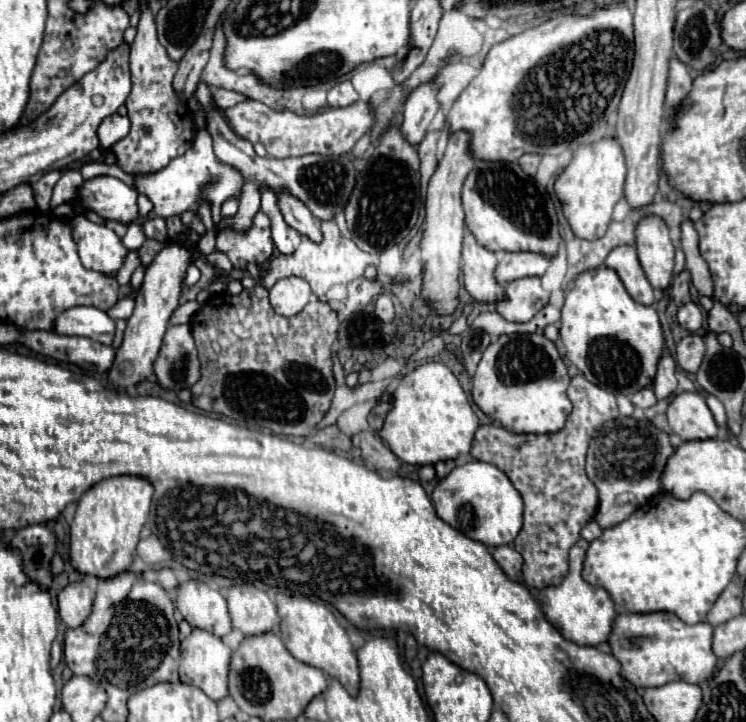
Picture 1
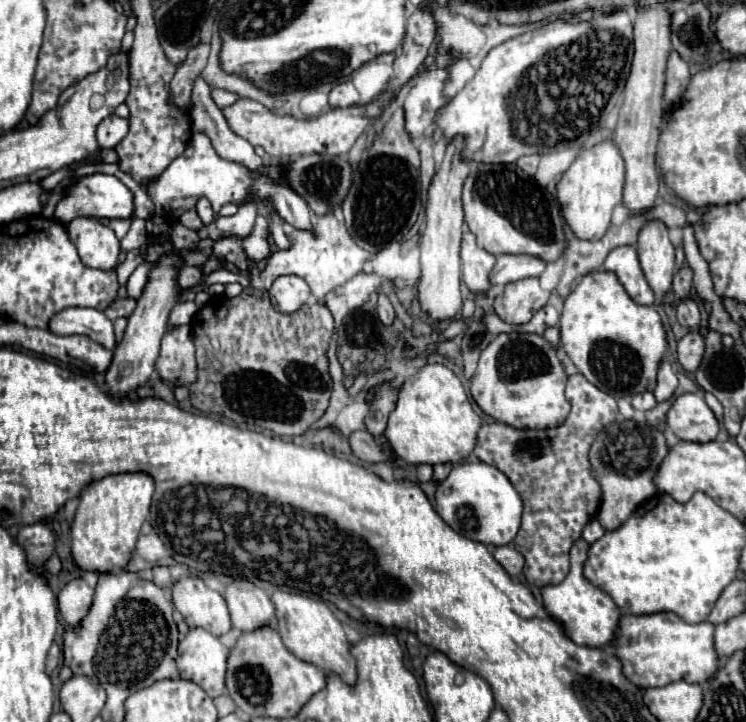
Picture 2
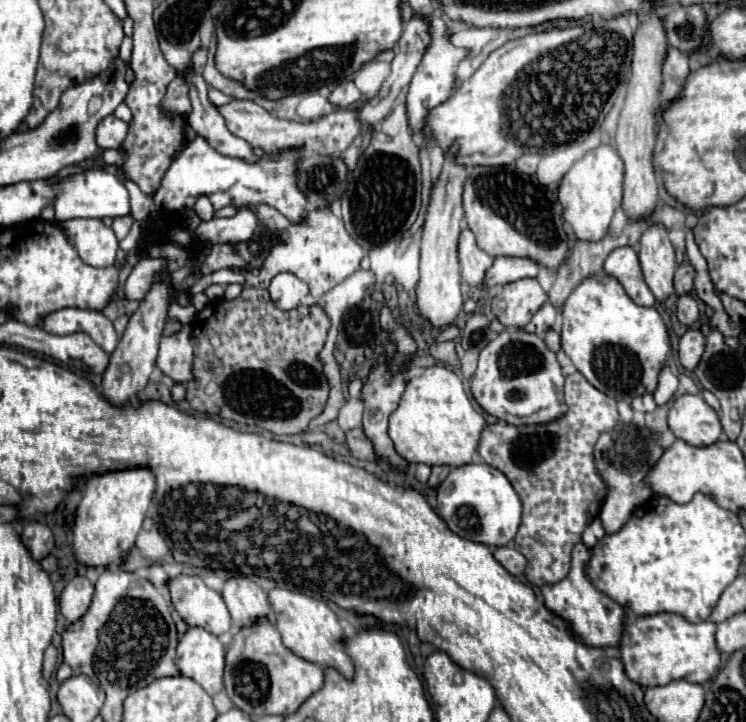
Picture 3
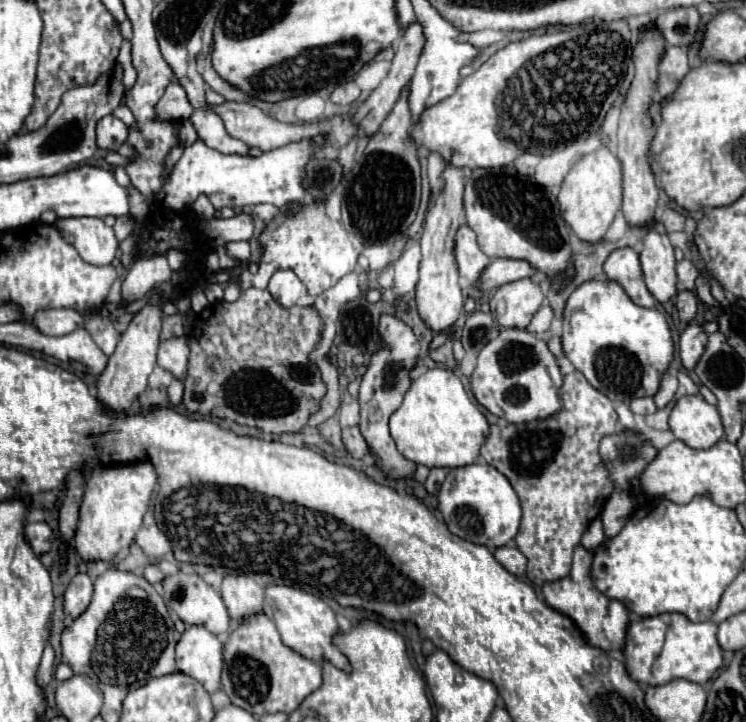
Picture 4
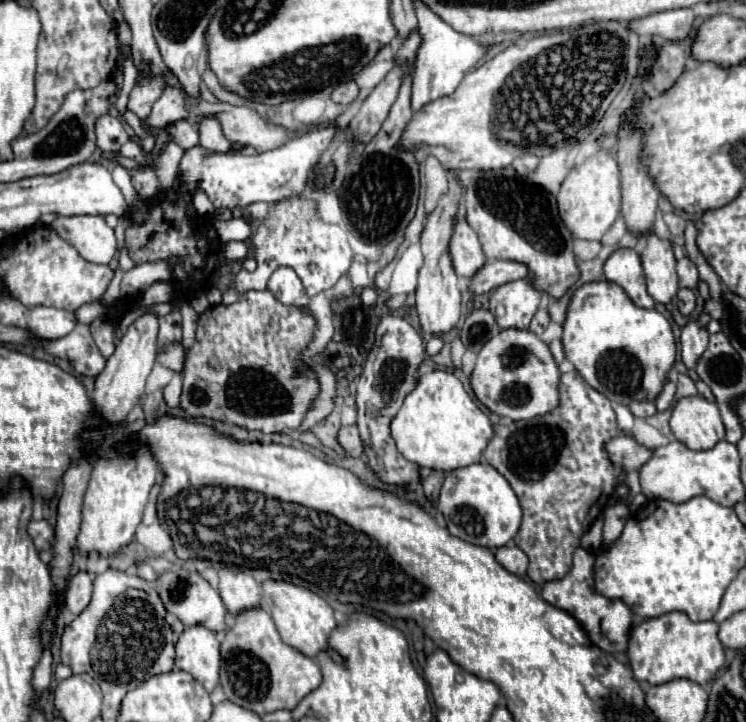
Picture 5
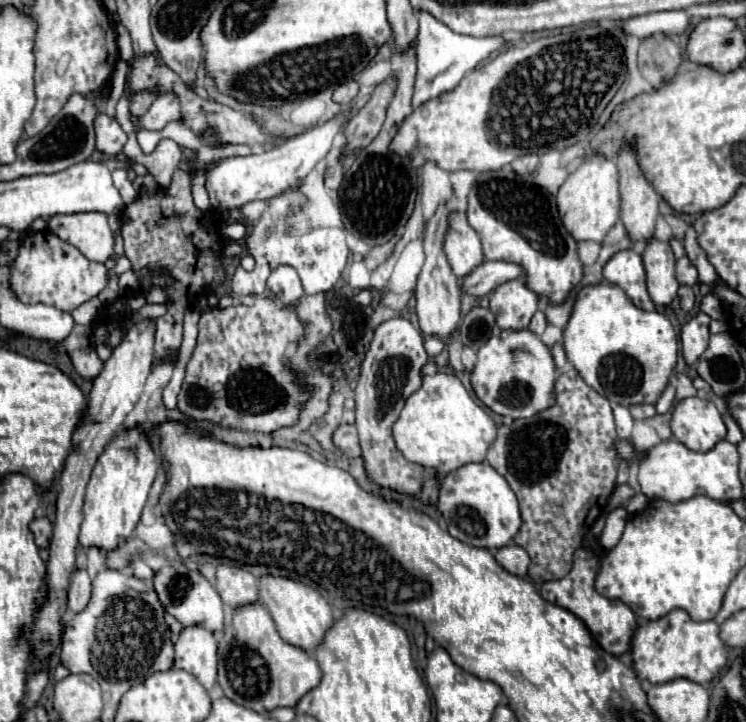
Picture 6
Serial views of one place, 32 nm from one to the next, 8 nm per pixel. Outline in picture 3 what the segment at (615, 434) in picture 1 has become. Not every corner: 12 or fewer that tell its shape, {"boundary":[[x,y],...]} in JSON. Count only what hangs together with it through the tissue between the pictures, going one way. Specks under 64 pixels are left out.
{"boundary":[[634,424],[600,434],[594,462],[606,486],[608,534],[654,494],[646,474],[664,448]]}

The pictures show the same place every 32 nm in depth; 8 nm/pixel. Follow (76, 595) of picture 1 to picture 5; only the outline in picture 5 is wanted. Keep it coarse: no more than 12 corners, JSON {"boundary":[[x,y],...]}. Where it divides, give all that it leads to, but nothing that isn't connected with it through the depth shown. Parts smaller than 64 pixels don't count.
{"boundary":[[78,572],[68,582],[64,606],[78,616],[90,604],[92,578]]}

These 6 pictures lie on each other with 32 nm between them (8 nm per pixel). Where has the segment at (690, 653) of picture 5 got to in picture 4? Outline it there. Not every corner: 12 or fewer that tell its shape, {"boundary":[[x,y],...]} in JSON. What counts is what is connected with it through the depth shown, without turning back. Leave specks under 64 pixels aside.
{"boundary":[[630,620],[624,660],[648,686],[706,684],[722,666],[712,620]]}

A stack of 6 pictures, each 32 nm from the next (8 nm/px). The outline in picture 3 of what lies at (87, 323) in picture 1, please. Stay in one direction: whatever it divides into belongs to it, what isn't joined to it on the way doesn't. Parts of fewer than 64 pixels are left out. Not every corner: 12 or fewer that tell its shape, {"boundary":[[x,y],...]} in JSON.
{"boundary":[[64,308],[42,326],[50,334],[86,332],[108,354],[116,332],[98,310]]}

